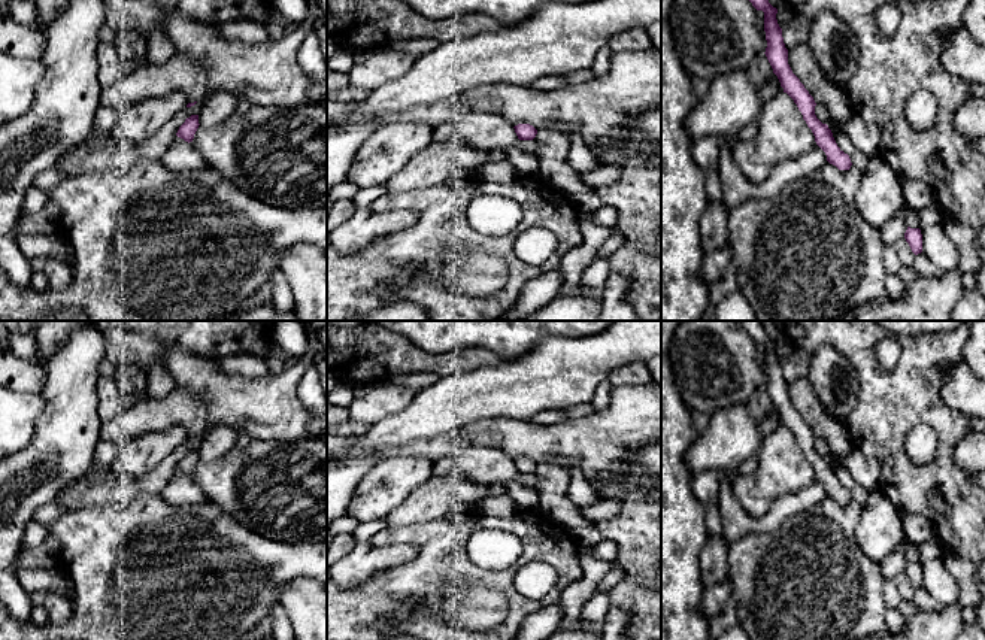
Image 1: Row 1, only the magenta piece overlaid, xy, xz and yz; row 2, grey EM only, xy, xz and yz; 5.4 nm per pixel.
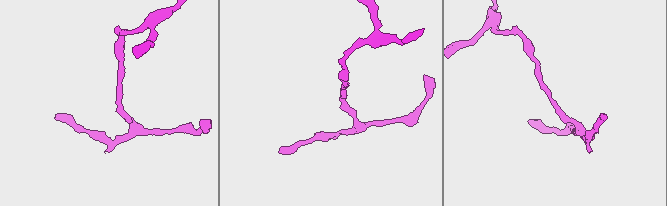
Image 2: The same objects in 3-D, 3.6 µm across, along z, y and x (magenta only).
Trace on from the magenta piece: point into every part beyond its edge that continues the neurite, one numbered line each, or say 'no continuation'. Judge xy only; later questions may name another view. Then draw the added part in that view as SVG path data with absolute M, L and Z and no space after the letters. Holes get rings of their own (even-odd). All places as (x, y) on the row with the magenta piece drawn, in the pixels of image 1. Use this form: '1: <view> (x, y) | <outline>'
no continuation

